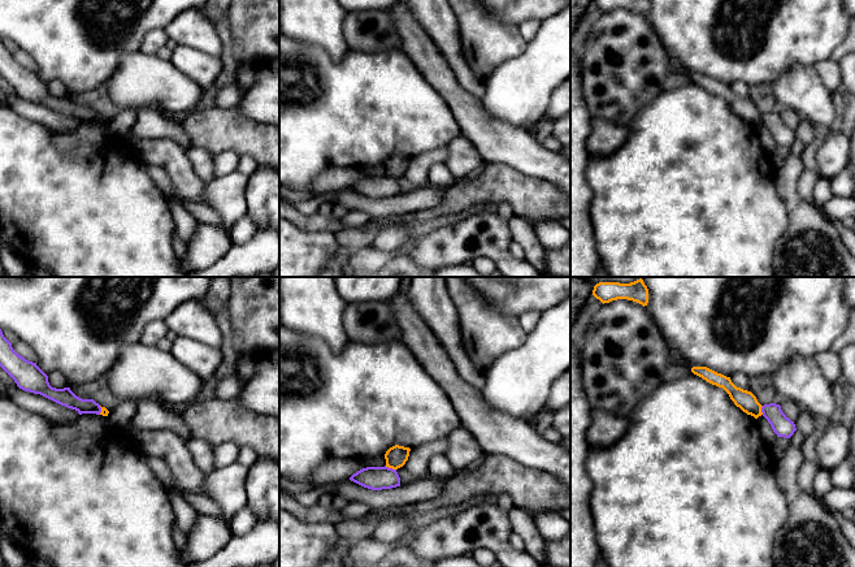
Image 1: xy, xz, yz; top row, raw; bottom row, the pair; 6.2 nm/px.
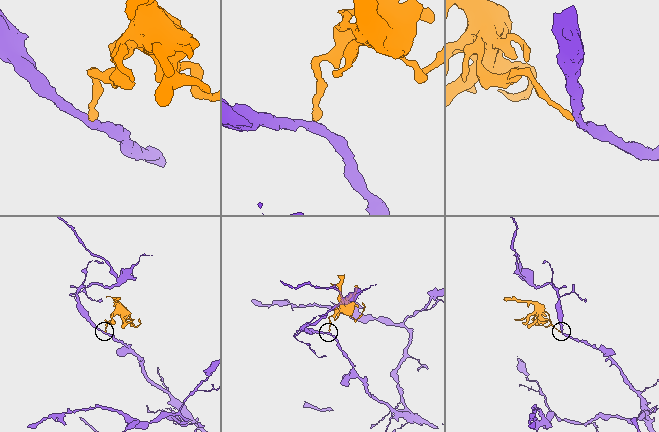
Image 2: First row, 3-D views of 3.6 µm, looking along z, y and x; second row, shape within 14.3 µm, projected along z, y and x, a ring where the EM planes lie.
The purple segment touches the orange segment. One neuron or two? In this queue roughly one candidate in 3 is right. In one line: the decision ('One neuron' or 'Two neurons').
Two neurons

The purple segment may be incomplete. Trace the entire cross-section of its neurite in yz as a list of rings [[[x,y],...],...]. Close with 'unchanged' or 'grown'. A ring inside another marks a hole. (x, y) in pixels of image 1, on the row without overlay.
[[[769,112],[761,116],[763,125],[771,133],[777,146],[790,147],[797,139],[794,130],[791,130],[781,118],[780,113]]]; unchanged

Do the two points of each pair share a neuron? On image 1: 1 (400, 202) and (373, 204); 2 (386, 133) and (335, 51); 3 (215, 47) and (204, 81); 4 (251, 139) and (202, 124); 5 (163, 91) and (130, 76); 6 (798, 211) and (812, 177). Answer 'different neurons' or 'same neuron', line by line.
1: same neuron
2: different neurons
3: different neurons
4: same neuron
5: same neuron
6: different neurons

